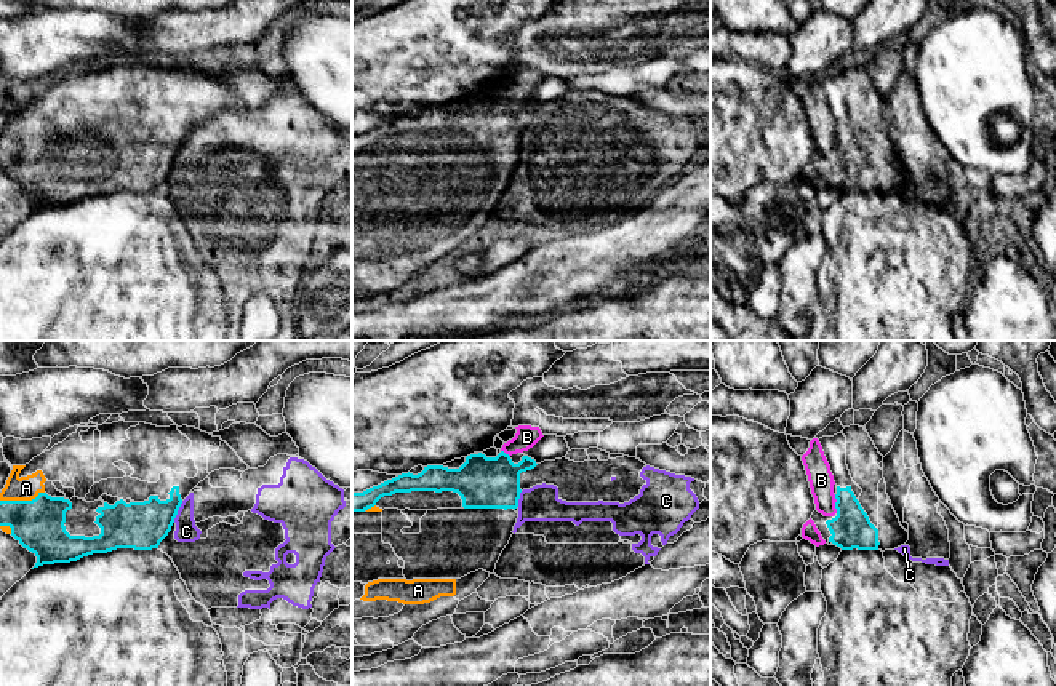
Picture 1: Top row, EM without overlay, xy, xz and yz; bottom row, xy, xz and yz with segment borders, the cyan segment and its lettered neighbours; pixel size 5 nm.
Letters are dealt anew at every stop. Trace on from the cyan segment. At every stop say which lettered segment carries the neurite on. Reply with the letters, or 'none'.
A, B

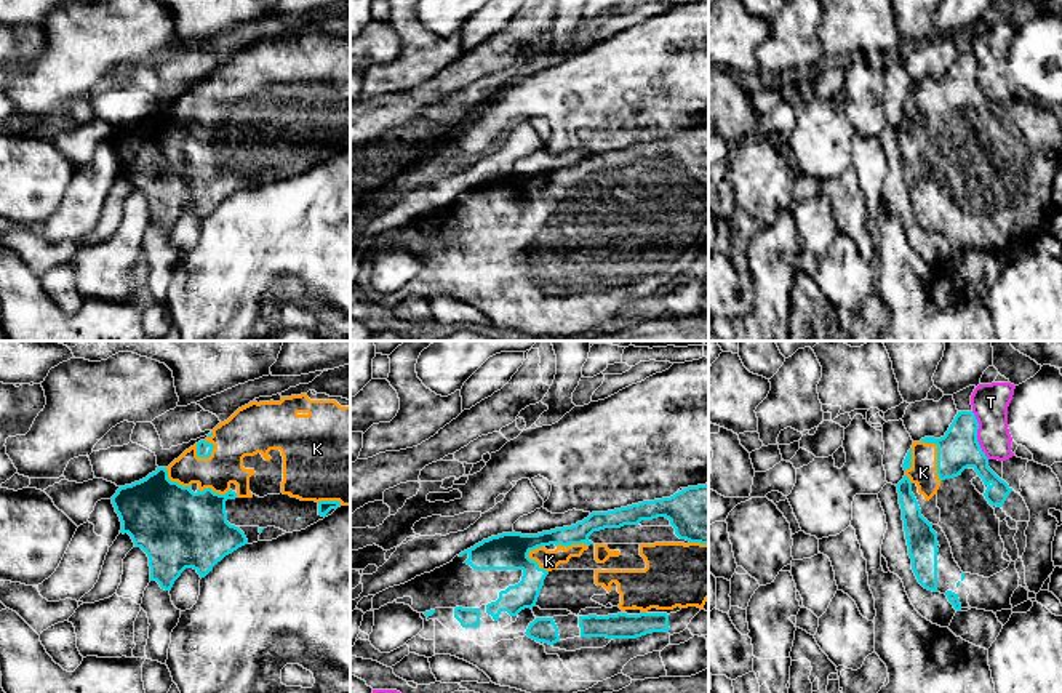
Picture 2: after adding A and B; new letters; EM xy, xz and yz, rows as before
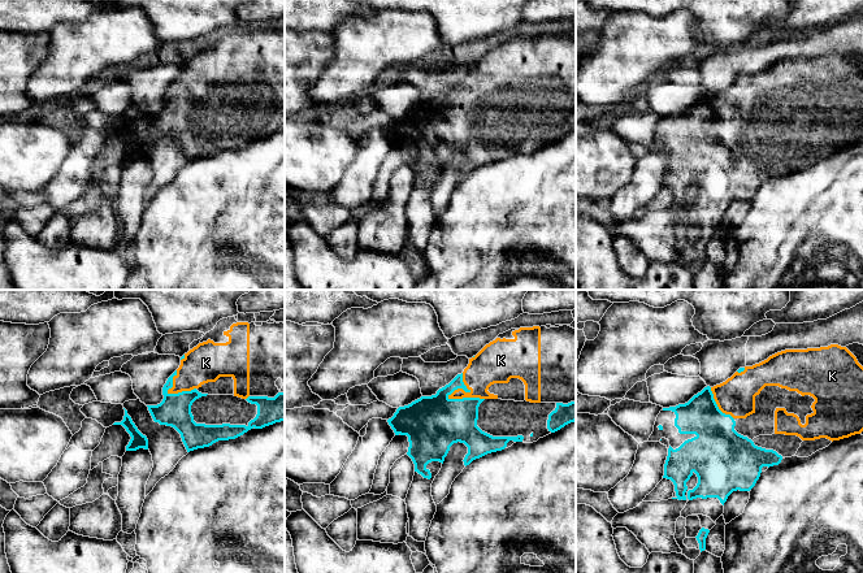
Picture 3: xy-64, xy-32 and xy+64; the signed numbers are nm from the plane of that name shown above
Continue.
K

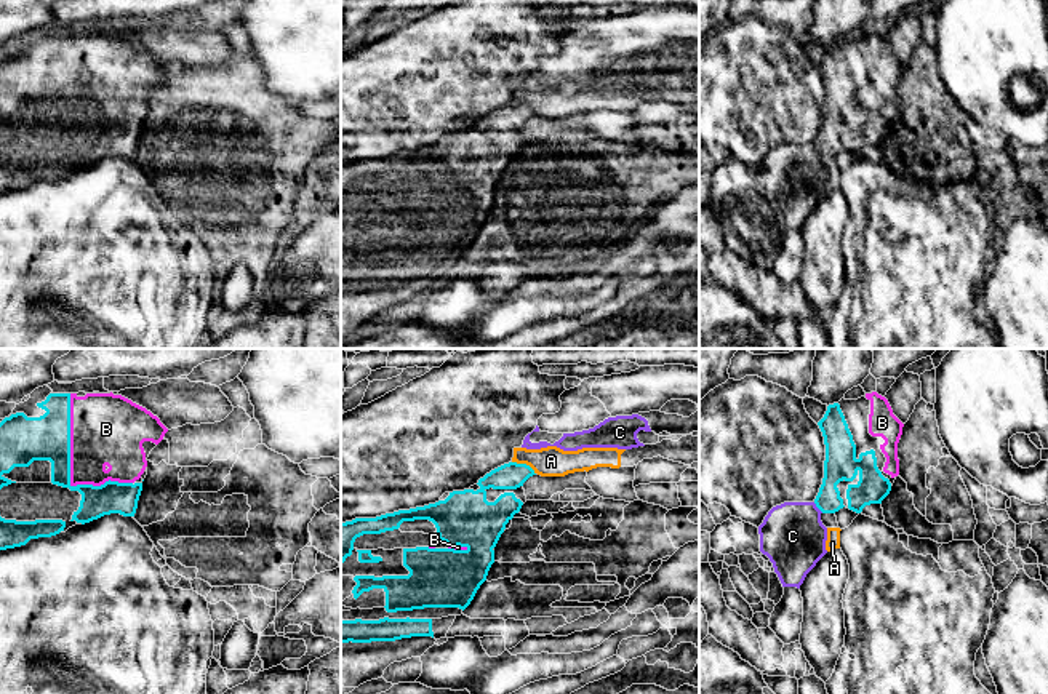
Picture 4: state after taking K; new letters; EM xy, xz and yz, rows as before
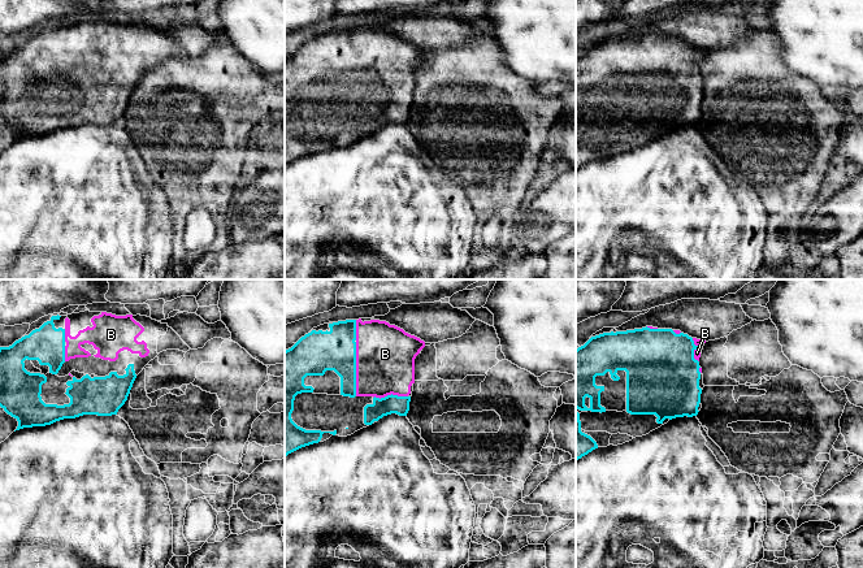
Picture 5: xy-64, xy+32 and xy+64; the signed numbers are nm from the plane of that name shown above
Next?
B

